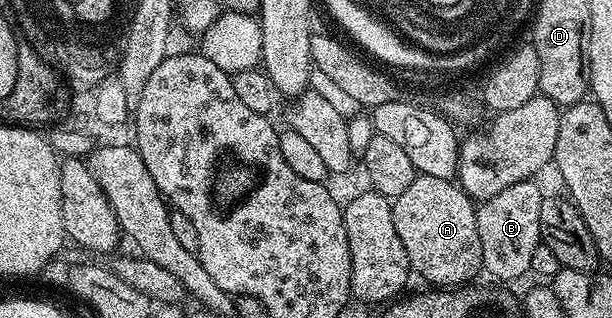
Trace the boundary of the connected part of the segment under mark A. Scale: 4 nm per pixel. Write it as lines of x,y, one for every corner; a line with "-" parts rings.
423,173
416,175
404,194
392,201
393,224
405,248
411,269
417,276
419,274
425,281
431,283
428,285
437,288
455,288
470,283
472,281
470,279
482,271
481,236
477,231
475,209
474,201
464,194
458,183

